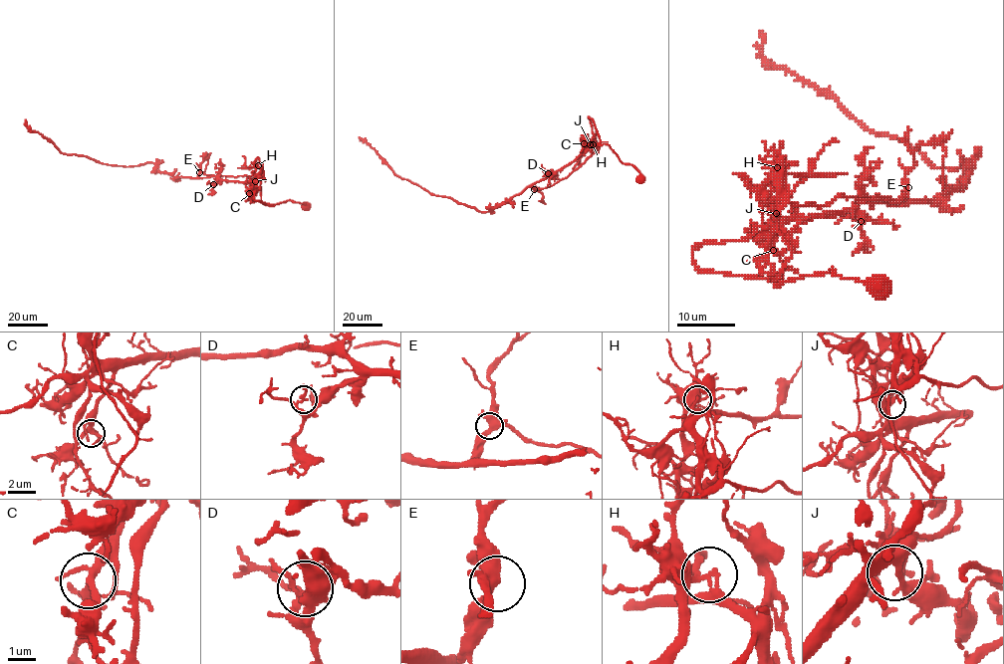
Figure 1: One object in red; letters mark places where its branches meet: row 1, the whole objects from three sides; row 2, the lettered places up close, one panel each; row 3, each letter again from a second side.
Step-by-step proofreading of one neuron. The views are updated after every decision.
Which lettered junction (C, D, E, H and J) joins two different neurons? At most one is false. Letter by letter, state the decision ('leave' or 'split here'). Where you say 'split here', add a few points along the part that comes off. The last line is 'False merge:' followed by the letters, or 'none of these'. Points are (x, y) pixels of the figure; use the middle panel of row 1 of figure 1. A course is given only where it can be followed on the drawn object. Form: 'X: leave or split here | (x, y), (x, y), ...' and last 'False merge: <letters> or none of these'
C: leave
D: leave
E: leave
H: split here | (593, 144), (599, 148), (567, 177), (546, 188), (535, 188), (542, 196), (542, 201), (539, 201)
J: leave
False merge: H

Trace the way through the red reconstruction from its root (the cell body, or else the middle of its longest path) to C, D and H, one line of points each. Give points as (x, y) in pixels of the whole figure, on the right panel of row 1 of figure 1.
C: (880, 289), (833, 269), (776, 287), (792, 249), (778, 230), (769, 180), (769, 212), (782, 225), (773, 250)
D: (880, 289), (833, 269), (776, 287), (792, 249), (776, 184), (763, 186), (778, 219), (861, 221)
H: (880, 289), (836, 276), (833, 269), (775, 285), (779, 282), (772, 281), (792, 253), (775, 218), (776, 167)

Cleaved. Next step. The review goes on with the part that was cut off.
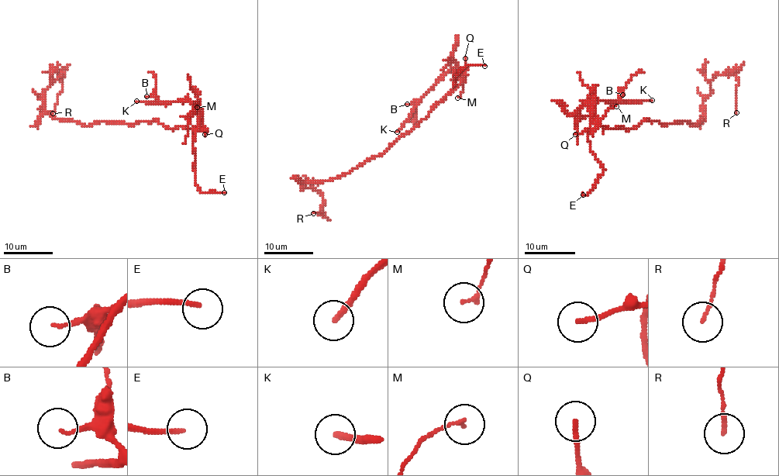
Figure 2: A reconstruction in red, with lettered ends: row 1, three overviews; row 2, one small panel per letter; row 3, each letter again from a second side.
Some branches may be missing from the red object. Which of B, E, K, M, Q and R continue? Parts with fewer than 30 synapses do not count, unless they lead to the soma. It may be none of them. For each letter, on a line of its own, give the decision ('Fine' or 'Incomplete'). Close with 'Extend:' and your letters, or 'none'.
B: Fine
E: Incomplete
K: Incomplete
M: Fine
Q: Fine
R: Fine
Extend: E, K

